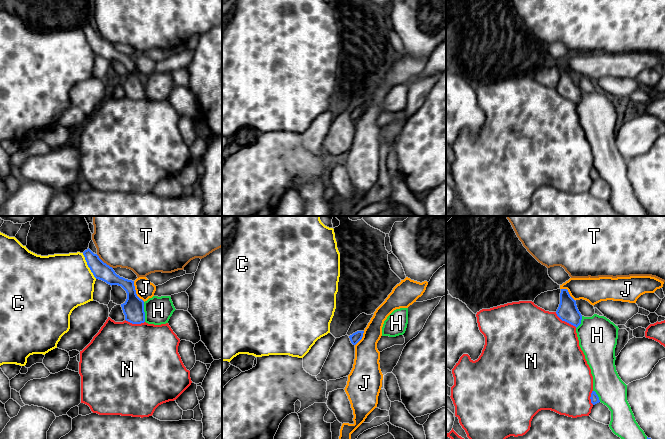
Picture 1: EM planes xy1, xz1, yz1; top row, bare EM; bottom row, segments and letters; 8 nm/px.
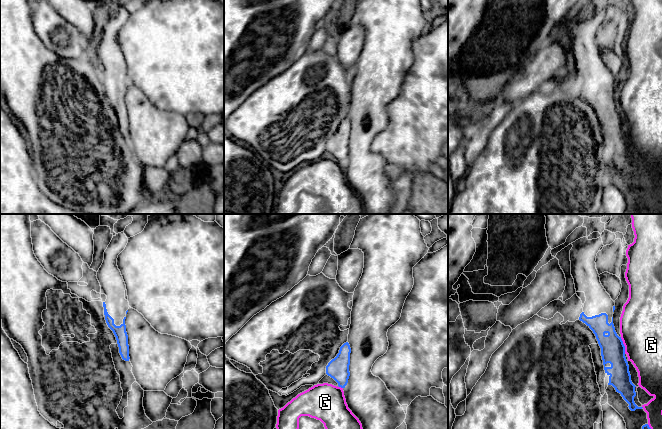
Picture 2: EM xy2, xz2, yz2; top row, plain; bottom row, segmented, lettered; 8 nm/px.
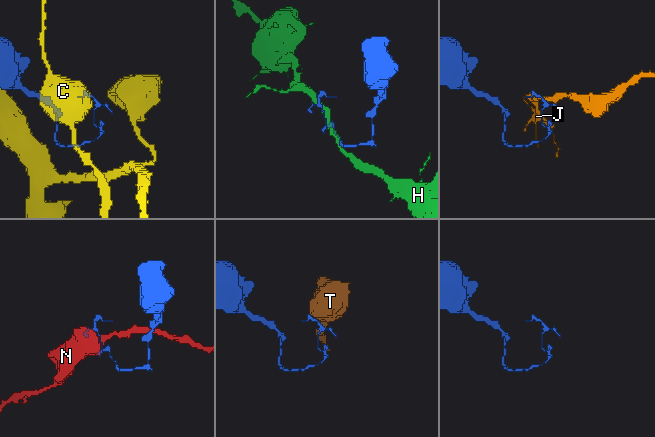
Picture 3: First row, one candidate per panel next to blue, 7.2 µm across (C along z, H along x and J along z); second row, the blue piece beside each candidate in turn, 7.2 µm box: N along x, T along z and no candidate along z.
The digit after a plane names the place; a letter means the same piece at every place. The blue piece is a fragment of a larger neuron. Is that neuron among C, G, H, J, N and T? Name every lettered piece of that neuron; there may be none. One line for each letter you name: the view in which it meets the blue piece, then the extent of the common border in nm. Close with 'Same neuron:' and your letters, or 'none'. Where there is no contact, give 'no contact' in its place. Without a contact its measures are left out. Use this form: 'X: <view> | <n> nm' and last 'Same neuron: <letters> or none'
Same neuron: none

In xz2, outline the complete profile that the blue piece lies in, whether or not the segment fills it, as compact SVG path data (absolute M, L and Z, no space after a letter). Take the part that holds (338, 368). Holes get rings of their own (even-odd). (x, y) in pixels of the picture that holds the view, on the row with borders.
M346 342L340 347L337 356L326 366L326 374L333 378L341 388L345 388L350 376L350 353L350 345Z

